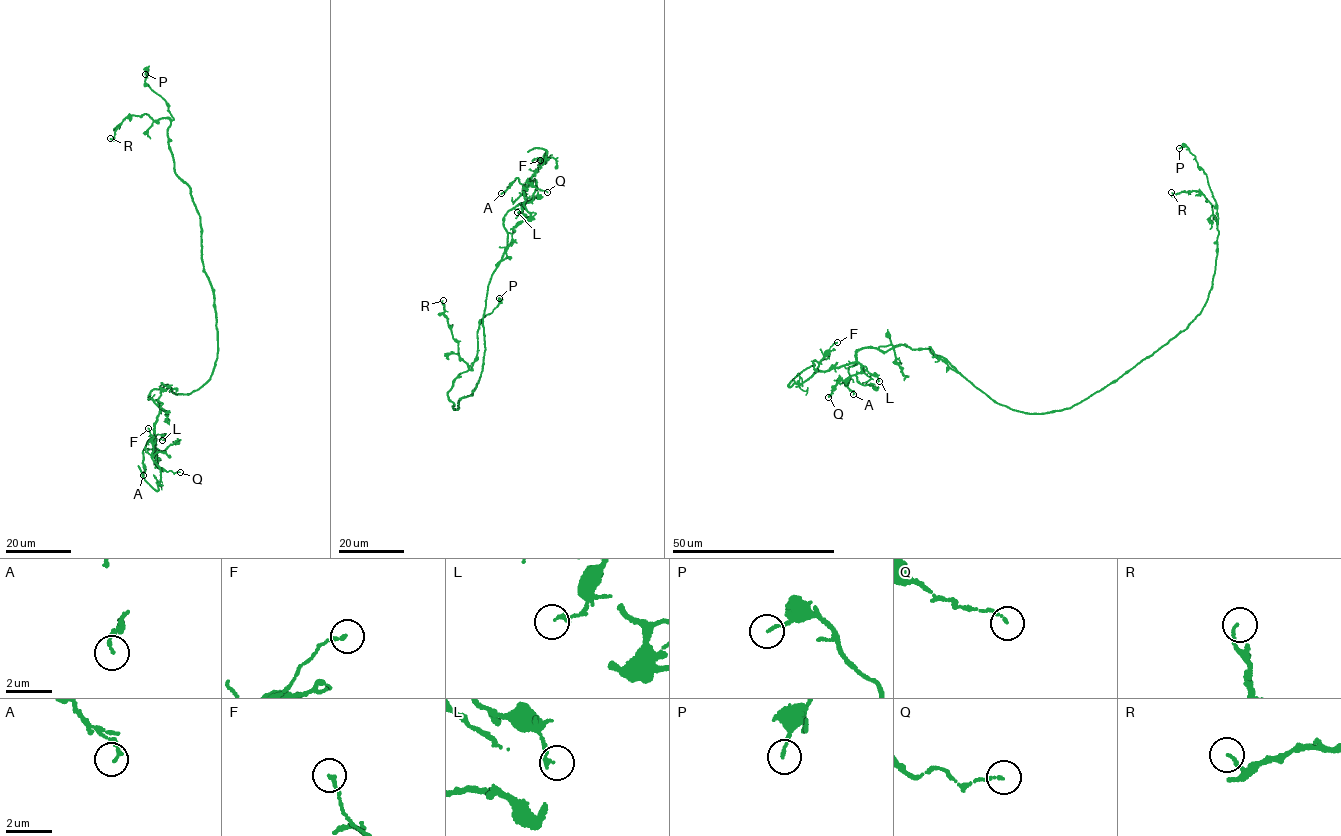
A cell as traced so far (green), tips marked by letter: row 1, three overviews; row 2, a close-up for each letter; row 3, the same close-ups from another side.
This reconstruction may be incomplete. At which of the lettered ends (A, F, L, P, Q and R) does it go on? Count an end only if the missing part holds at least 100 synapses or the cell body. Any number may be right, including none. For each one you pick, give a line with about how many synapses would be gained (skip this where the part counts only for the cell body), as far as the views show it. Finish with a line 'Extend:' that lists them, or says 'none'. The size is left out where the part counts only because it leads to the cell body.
Extend: none

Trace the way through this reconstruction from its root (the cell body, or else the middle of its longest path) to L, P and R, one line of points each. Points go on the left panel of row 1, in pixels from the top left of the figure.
L: (216, 356), (210, 378), (190, 394), (175, 395), (165, 385), (148, 393), (162, 409), (154, 434), (162, 440)
P: (216, 356), (200, 219), (191, 189), (175, 172), (168, 103), (145, 83), (147, 68), (145, 74)
R: (216, 356), (200, 219), (191, 189), (175, 172), (170, 120), (133, 115), (110, 138)

